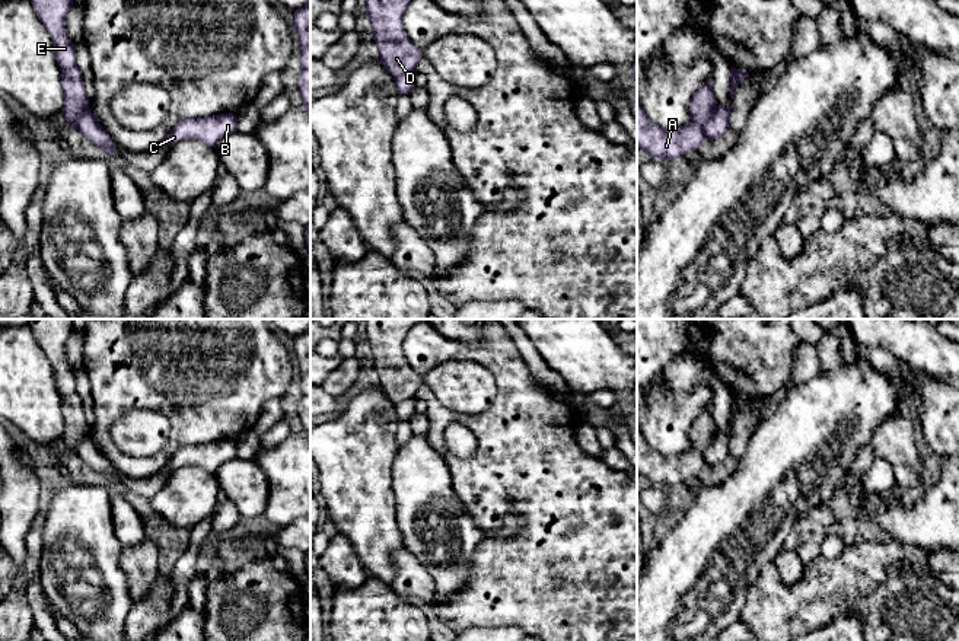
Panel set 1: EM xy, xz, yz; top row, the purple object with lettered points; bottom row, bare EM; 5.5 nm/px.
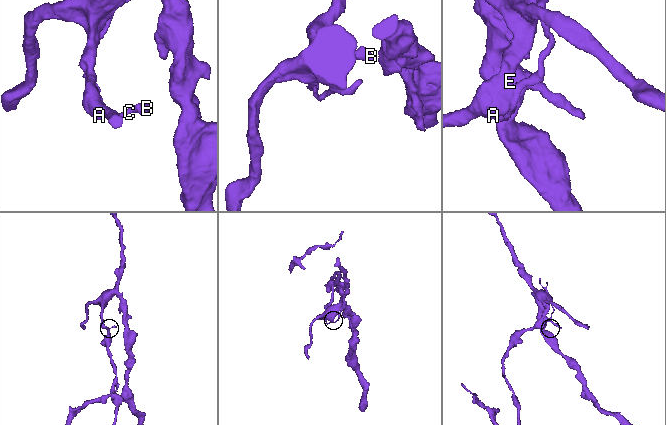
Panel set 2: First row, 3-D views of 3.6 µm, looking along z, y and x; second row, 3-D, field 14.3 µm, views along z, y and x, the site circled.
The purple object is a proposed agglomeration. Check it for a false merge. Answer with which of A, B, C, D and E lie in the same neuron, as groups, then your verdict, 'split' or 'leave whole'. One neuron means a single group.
groups A D E / B C; split

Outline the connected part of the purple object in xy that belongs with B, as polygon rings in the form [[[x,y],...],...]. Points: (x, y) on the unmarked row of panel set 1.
[[[220,440],[197,446],[178,449],[162,469],[175,472],[182,466],[200,466],[210,473],[238,455],[238,443],[233,440]]]

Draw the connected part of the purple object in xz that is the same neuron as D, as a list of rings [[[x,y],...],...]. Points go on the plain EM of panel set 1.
[[[363,319],[380,389],[396,405],[417,398],[423,376],[405,358],[402,342],[410,329],[426,319]]]

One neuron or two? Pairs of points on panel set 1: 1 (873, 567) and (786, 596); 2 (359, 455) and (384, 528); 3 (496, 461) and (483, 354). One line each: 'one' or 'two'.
1: one
2: one
3: one

